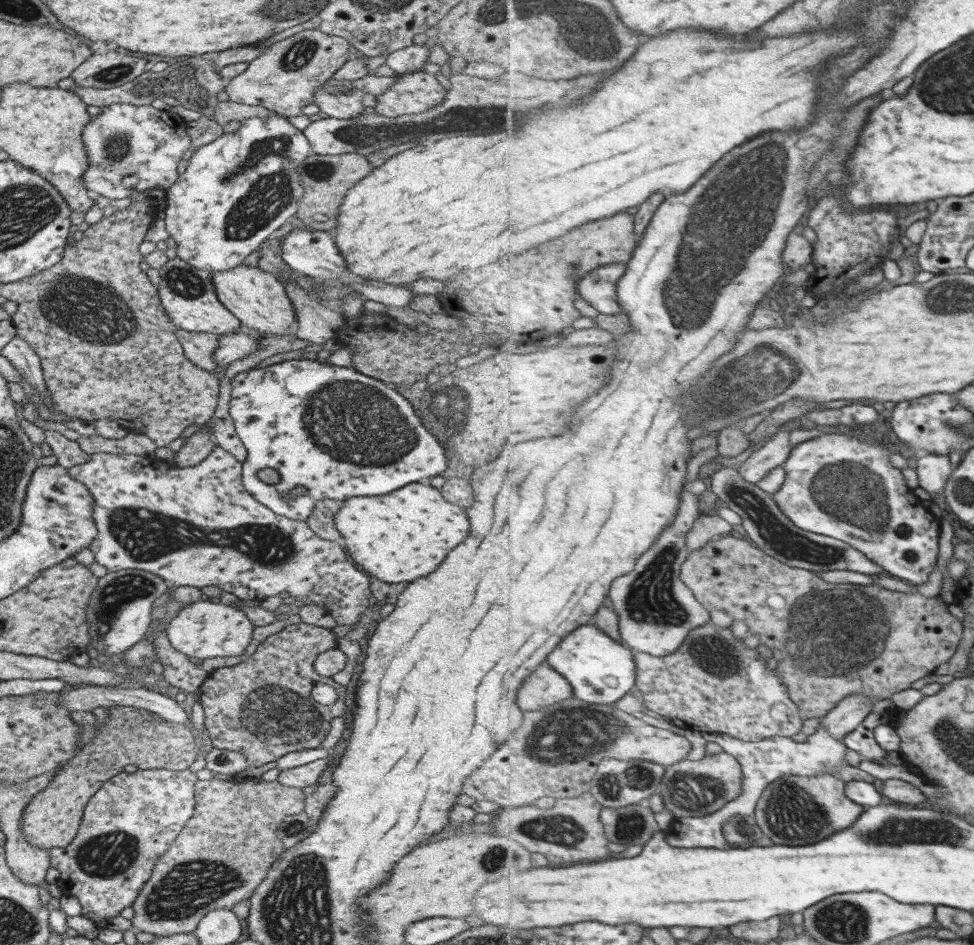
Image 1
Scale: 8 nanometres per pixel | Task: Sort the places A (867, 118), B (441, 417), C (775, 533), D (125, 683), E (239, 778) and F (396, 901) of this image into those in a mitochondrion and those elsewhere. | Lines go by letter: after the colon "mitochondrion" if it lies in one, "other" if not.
A: other
B: mitochondrion
C: mitochondrion
D: other
E: other
F: other

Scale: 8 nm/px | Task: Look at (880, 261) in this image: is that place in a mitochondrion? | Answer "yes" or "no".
no

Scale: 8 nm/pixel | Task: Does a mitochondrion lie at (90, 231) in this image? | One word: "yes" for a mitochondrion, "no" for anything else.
no

